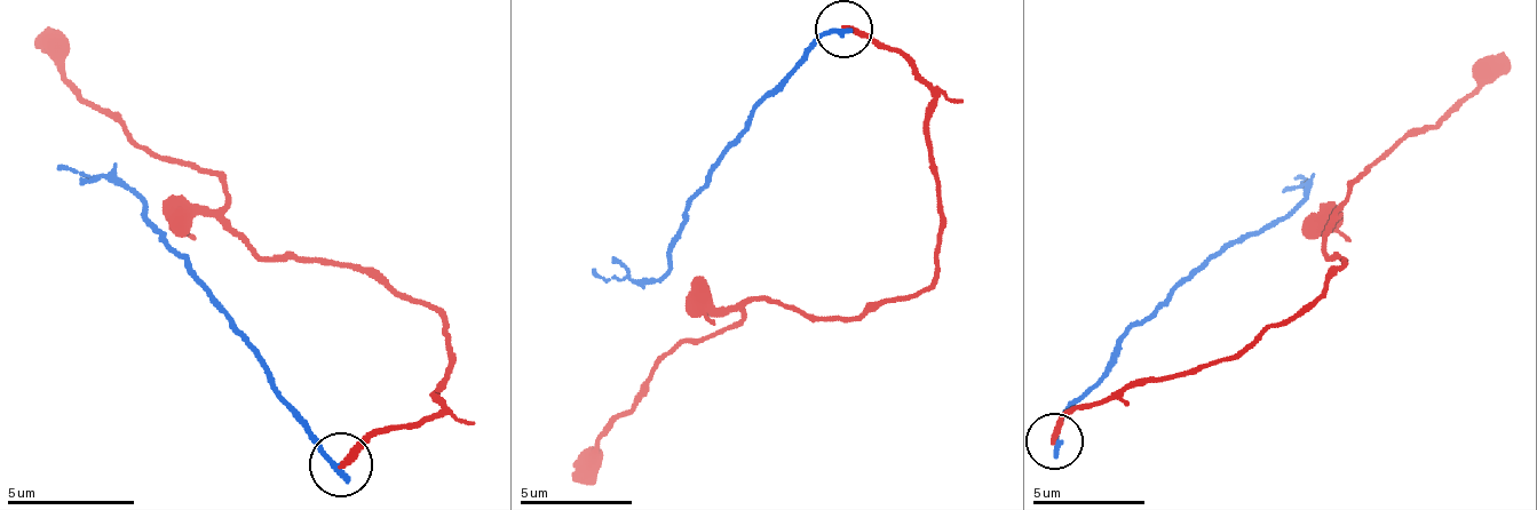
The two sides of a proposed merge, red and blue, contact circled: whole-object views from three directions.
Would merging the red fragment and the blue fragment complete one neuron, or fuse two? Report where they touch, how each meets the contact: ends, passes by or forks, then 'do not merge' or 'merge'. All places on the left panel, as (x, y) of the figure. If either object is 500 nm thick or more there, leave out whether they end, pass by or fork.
place (341, 464); red ends; blue ends; do not merge

